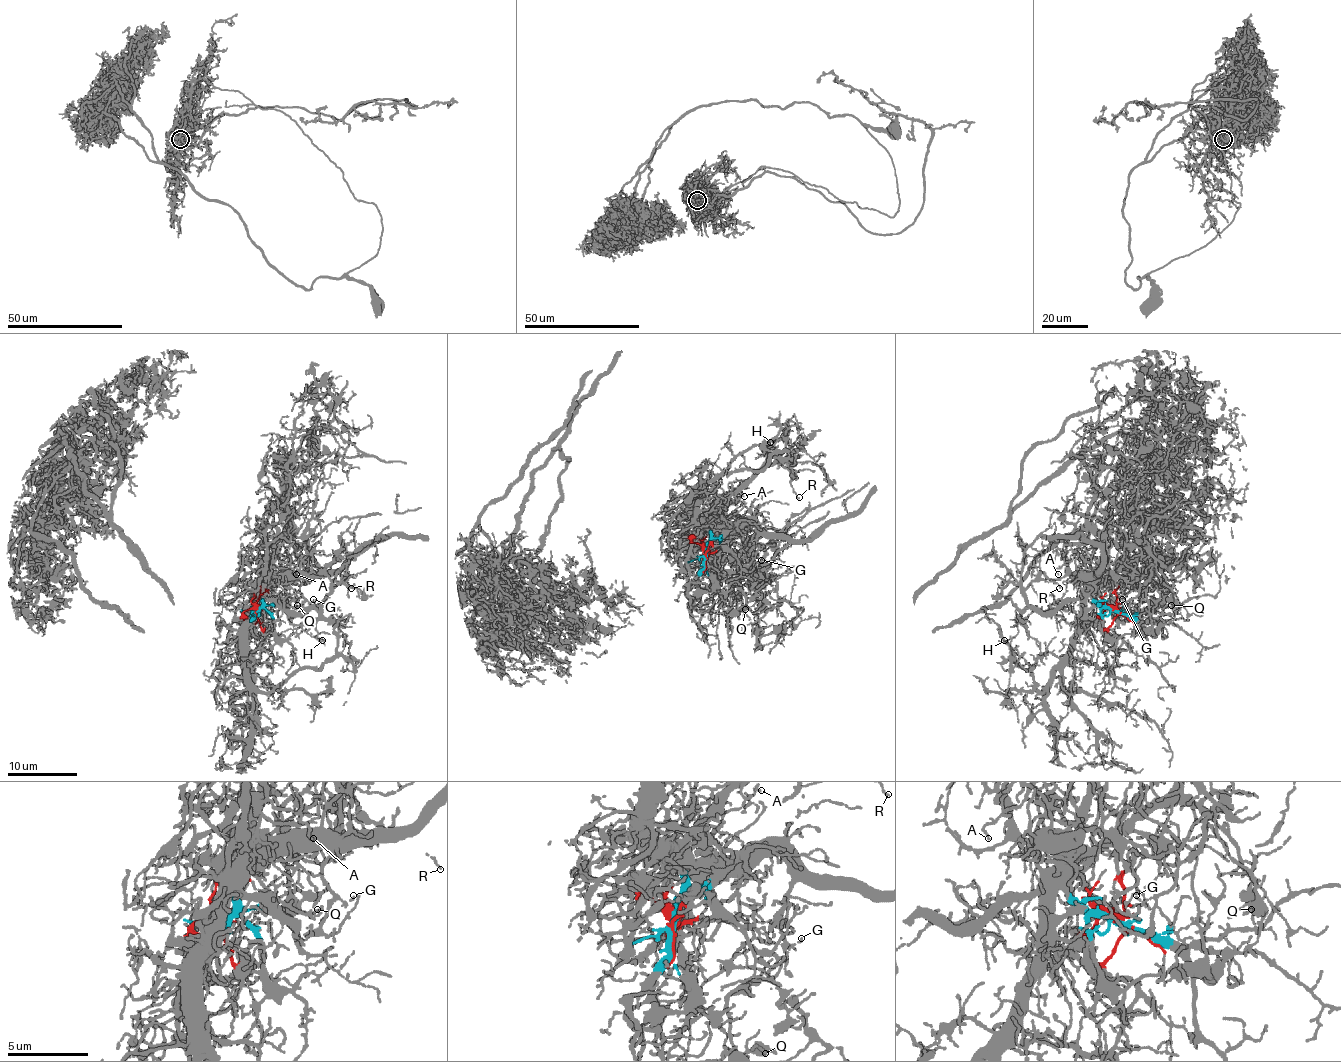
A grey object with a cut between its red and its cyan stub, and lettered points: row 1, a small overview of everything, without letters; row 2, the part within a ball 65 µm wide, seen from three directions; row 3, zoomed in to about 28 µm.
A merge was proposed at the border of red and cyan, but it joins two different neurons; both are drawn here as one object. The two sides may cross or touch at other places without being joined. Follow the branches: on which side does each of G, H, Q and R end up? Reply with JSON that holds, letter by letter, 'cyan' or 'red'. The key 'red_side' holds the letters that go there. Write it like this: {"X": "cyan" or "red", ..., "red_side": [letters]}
{"G": "red", "H": "cyan", "Q": "red", "R": "cyan", "red_side": ["G", "Q"]}

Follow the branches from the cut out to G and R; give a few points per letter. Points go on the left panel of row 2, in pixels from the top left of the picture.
G: (257, 611), (257, 599), (289, 572), (301, 546), (298, 546), (280, 569), (299, 593), (310, 602), (313, 599)
R: (257, 611), (263, 597), (271, 599), (282, 609), (306, 613), (342, 581), (350, 588)

